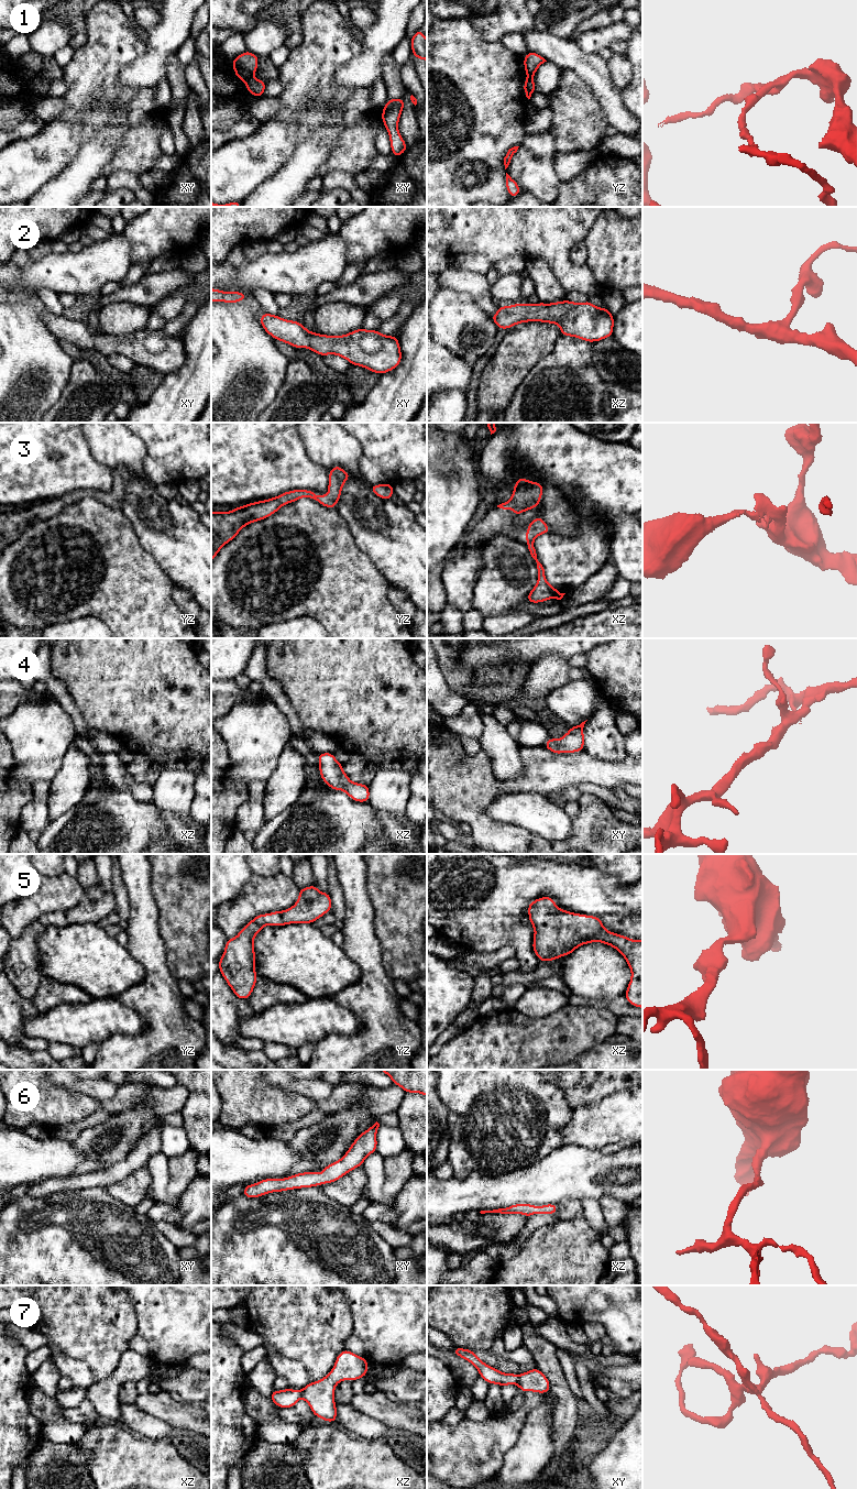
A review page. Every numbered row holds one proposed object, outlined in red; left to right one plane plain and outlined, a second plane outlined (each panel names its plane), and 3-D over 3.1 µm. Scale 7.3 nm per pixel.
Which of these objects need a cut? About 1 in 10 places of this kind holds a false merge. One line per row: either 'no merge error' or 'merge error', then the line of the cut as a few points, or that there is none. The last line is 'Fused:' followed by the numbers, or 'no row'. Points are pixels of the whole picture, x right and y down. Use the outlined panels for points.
1: merge error; cut xy (251, 76), (245, 81)
2: no merge error; cut none
3: no merge error; cut none
4: no merge error; cut none
5: no merge error; cut none
6: no merge error; cut none
7: merge error; cut xy (517, 1376), (518, 1382)
Fused: 1, 7

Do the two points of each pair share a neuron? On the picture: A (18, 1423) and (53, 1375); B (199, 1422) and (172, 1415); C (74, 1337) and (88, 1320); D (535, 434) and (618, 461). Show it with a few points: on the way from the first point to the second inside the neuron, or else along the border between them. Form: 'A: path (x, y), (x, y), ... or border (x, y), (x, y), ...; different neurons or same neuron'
A: border (32, 1375), (30, 1383); different neurons
B: path (193, 1419), (186, 1415), (178, 1415); same neuron
C: path (77, 1333), (84, 1324); same neuron
D: path (556, 453), (571, 461), (597, 461); same neuron

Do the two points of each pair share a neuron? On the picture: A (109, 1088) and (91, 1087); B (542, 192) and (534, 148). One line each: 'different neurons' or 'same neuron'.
A: same neuron
B: same neuron

